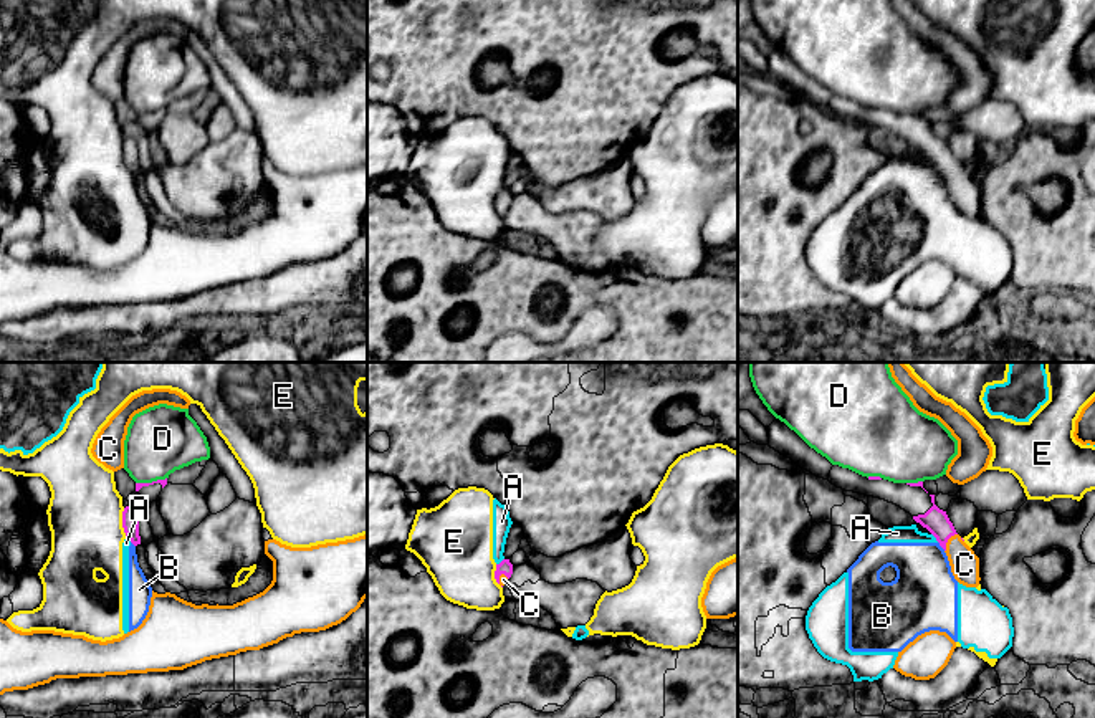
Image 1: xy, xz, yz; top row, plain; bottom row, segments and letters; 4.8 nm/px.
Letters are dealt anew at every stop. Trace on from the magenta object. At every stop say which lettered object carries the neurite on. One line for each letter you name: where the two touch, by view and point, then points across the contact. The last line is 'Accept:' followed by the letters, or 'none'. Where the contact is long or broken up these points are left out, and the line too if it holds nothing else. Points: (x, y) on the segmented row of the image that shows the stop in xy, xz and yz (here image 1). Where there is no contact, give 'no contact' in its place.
C: contact yz (946, 541)
Accept: C

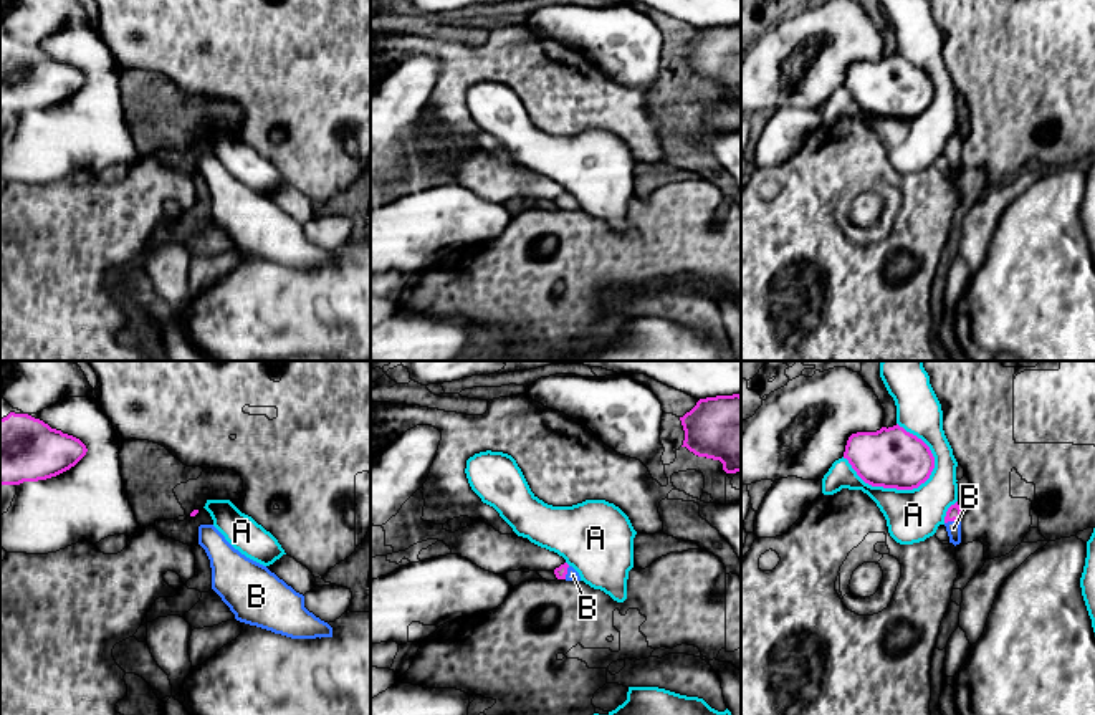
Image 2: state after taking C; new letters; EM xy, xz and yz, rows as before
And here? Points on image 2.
B: contact yz (951, 520)
Accept: B

